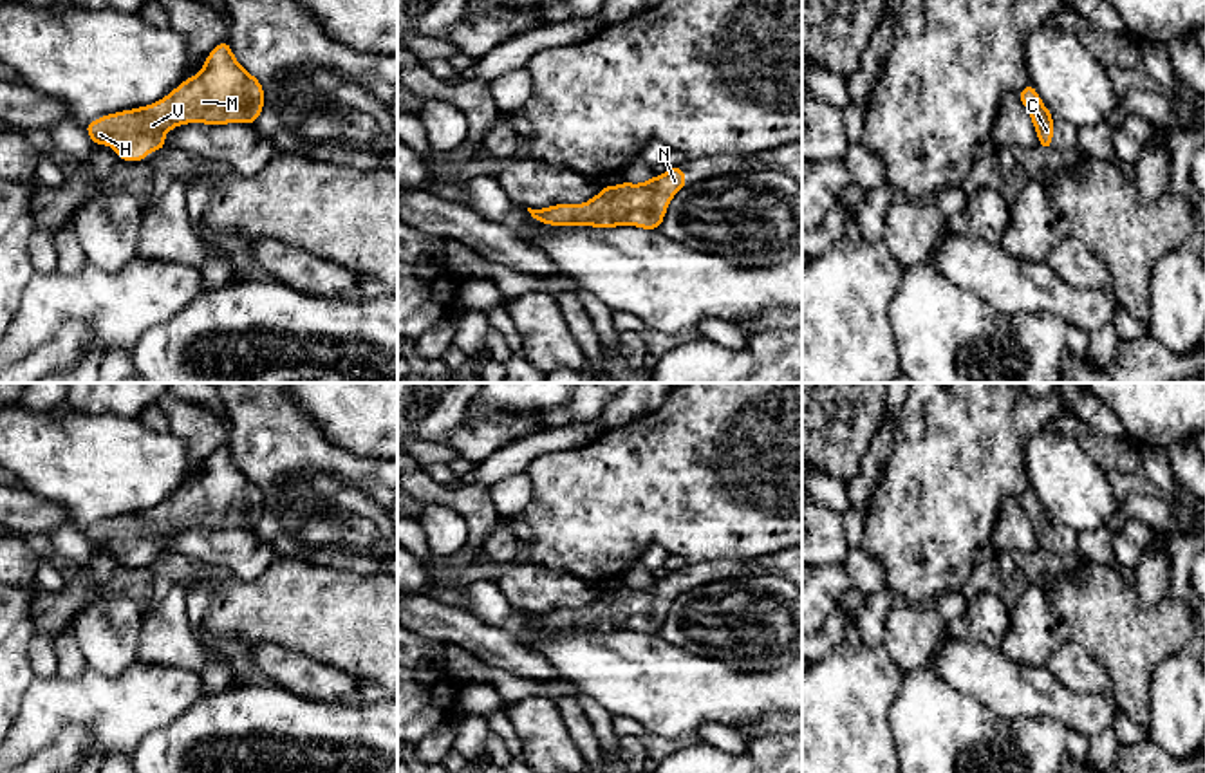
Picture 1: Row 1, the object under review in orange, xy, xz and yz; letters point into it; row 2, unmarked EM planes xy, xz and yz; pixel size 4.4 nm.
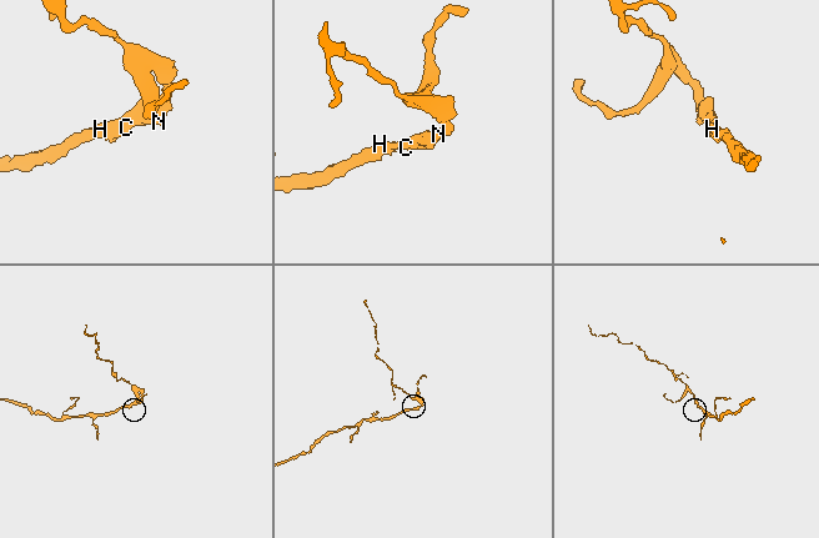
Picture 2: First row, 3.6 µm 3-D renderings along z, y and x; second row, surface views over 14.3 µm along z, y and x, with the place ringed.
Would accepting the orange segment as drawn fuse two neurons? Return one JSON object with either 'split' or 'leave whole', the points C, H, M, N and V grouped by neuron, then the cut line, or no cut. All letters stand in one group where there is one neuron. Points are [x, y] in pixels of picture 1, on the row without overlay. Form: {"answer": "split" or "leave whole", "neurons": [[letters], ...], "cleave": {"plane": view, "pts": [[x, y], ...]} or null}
{"answer": "leave whole", "neurons": [["C", "H", "M", "N", "V"]], "cleave": null}

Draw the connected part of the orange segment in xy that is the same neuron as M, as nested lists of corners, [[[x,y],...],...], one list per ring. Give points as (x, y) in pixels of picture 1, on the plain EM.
[[[226,446],[204,471],[161,506],[103,520],[83,529],[94,549],[108,549],[119,565],[145,565],[150,554],[166,551],[164,538],[179,529],[248,527],[262,518],[264,493],[233,461]]]

